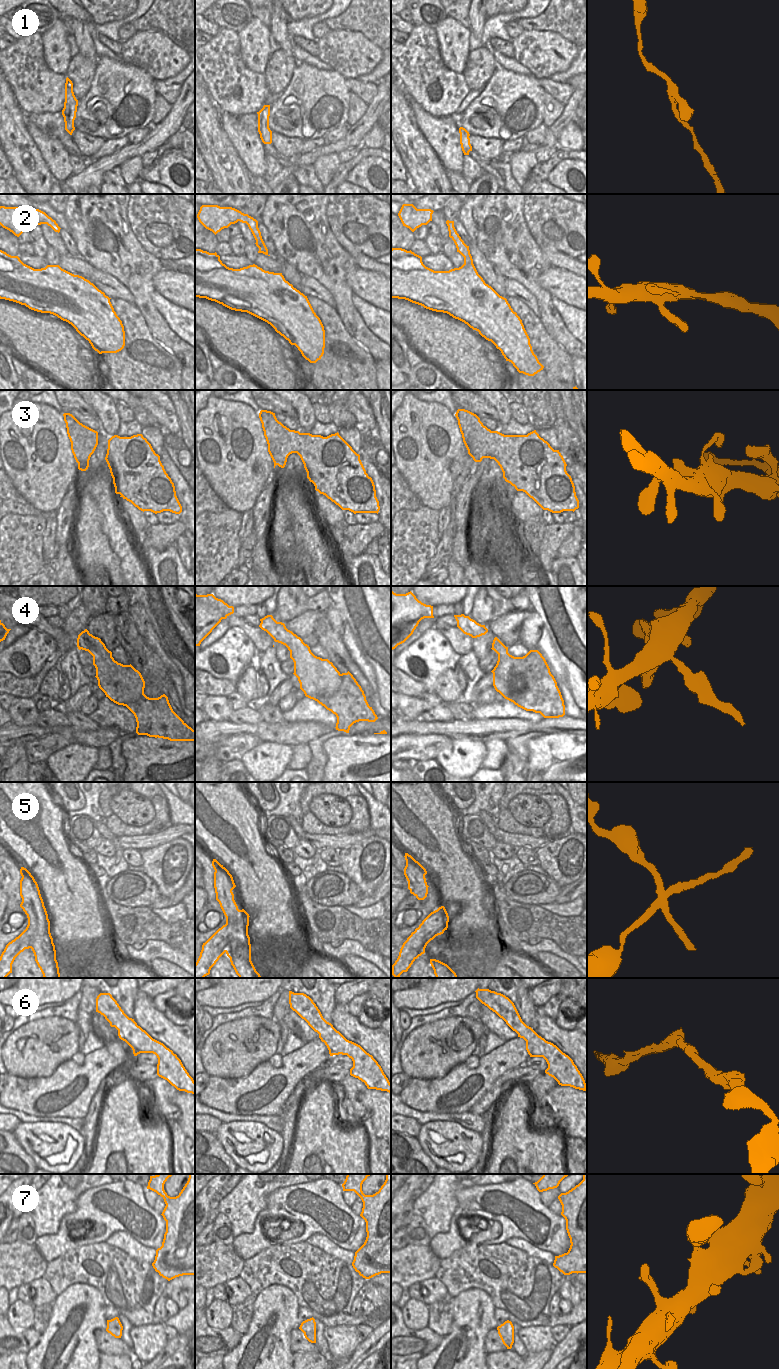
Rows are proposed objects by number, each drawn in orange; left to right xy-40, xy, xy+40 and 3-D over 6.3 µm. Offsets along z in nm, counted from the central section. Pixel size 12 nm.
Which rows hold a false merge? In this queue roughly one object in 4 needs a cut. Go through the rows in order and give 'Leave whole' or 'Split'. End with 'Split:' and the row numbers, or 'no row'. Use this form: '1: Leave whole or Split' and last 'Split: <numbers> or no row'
1: Leave whole
2: Leave whole
3: Leave whole
4: Split
5: Split
6: Leave whole
7: Leave whole
Split: 4, 5.

